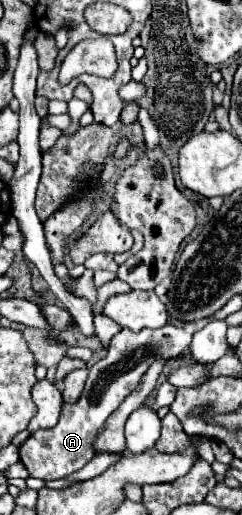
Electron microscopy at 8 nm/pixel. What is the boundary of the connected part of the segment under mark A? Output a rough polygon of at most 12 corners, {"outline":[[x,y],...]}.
{"outline":[[210,318],[120,330],[52,430],[20,446],[30,476],[94,458],[106,418],[154,358],[176,358]]}

